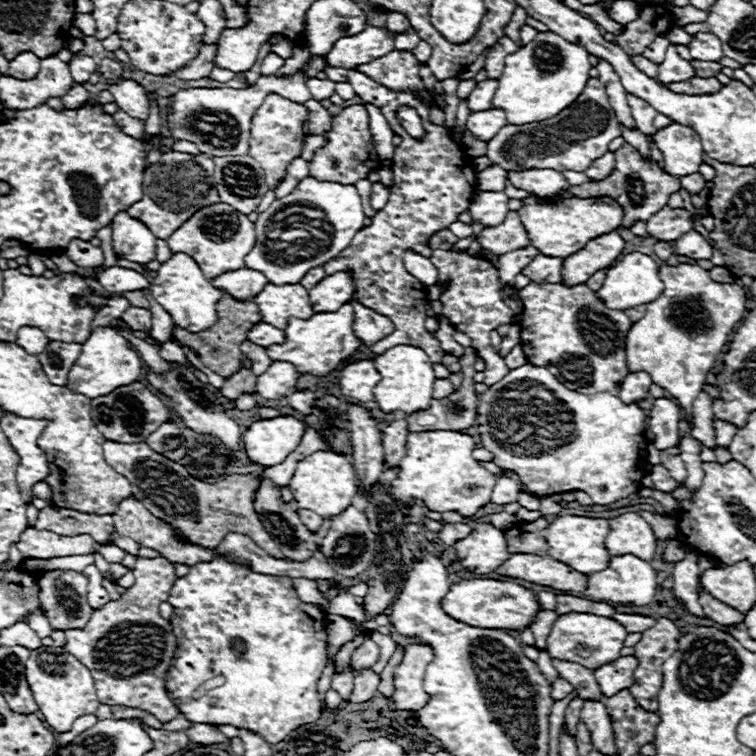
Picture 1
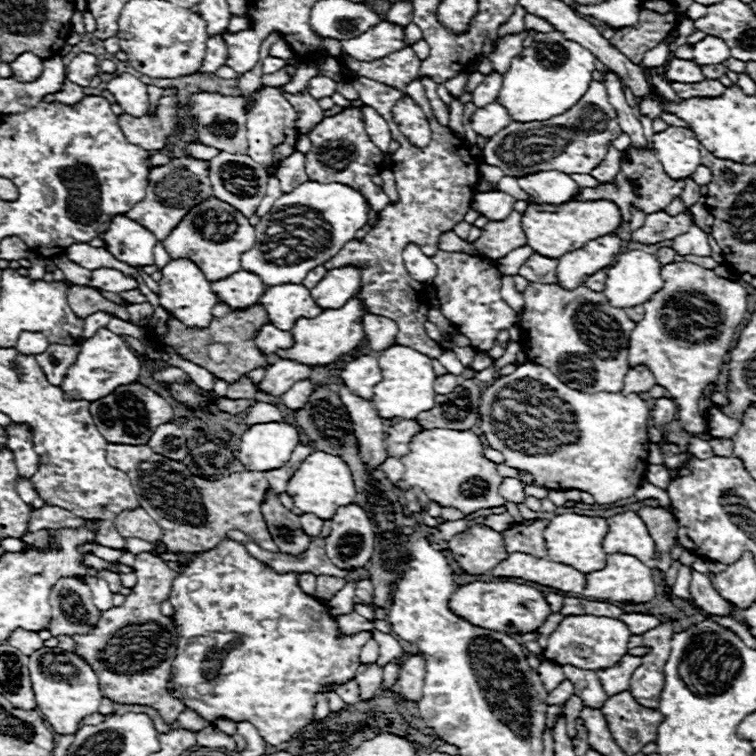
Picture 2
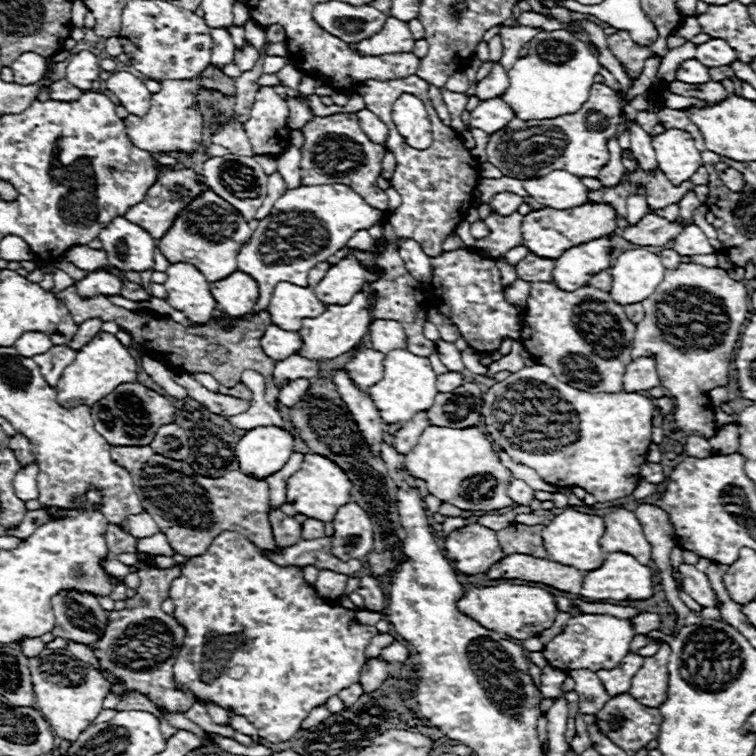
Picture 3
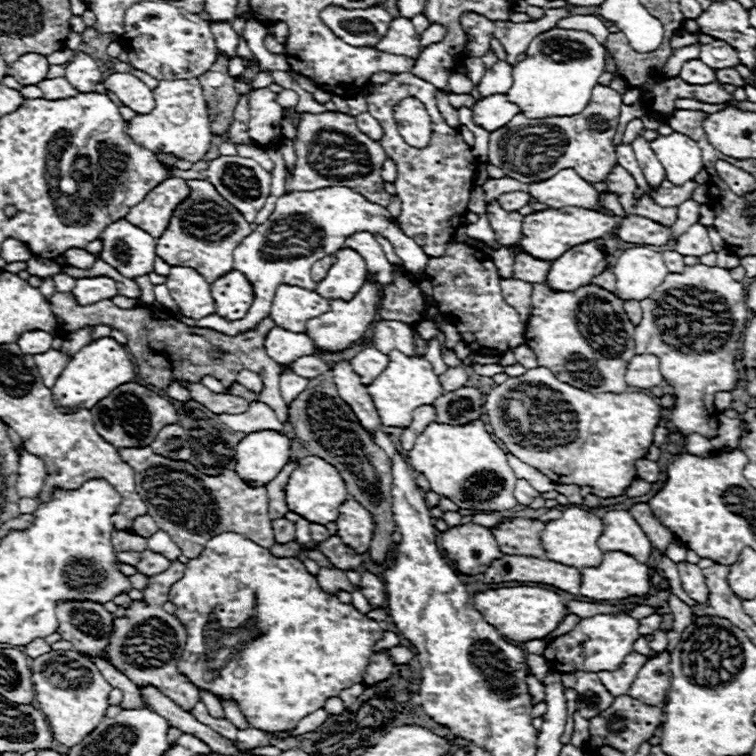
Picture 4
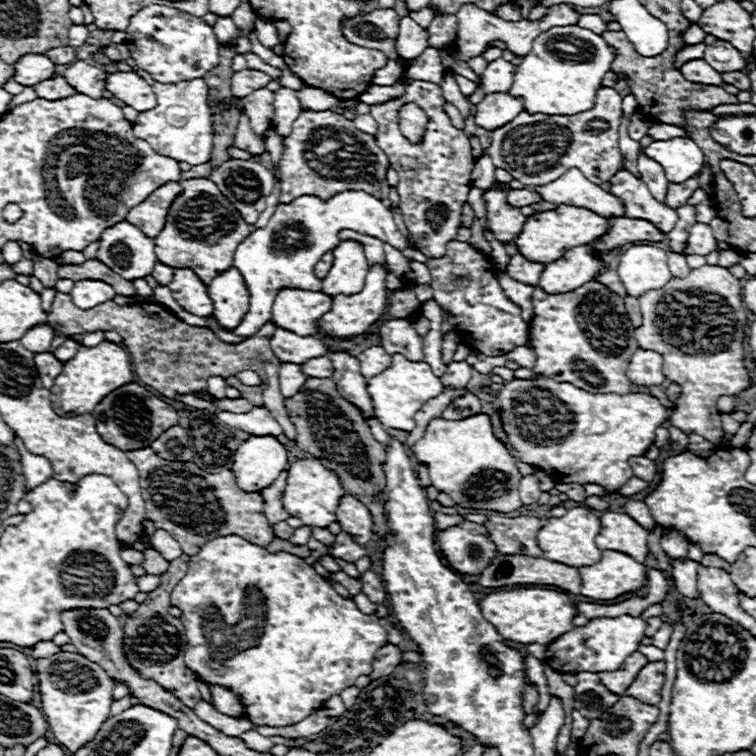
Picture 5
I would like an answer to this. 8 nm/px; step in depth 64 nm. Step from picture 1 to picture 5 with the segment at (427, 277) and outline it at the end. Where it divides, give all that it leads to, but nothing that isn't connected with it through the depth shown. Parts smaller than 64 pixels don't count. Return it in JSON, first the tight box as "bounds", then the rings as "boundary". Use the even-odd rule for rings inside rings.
{"bounds":[228,190,428,336],"boundary":[[[344,190],[328,200],[320,200],[318,196],[298,196],[288,204],[278,204],[268,224],[252,232],[244,242],[238,244],[234,252],[234,268],[244,274],[244,282],[250,292],[250,310],[246,312],[242,322],[228,332],[236,336],[256,334],[268,320],[272,320],[272,304],[278,288],[282,286],[320,290],[322,280],[314,276],[314,264],[328,250],[334,250],[342,242],[338,236],[342,230],[354,230],[380,238],[382,242],[388,242],[396,250],[400,250],[408,260],[421,263],[428,260],[418,248],[412,248],[410,242],[396,228],[392,210],[362,190]]]}

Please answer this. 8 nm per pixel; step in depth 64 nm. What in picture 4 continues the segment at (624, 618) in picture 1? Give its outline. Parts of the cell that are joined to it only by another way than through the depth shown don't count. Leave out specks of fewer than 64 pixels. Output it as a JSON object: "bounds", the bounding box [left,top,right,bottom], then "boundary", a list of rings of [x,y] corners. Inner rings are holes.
{"bounds":[638,614,662,636],"boundary":[[[652,614],[652,616],[646,616],[646,618],[638,620],[638,622],[640,622],[640,628],[638,628],[638,632],[640,632],[642,636],[646,636],[646,634],[652,634],[652,632],[656,632],[656,630],[660,628],[662,616],[660,616],[660,614]]]}

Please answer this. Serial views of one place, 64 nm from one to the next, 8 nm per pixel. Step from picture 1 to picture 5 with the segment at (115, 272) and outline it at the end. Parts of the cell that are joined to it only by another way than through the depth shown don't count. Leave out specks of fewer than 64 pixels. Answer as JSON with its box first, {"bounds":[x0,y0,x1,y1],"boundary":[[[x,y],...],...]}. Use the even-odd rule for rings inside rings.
{"bounds":[70,280,116,310],"boundary":[[[78,280],[70,292],[74,304],[82,310],[94,308],[116,296],[114,288],[102,280]]]}

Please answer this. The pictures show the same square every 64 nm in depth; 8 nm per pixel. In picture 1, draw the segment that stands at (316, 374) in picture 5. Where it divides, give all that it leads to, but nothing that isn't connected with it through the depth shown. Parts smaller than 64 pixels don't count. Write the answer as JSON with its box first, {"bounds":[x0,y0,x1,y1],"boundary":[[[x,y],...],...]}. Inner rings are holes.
{"bounds":[254,362,300,400],"boundary":[[[272,362],[270,368],[256,378],[254,390],[258,396],[262,396],[266,400],[282,398],[294,388],[298,378],[300,376],[290,362]]]}

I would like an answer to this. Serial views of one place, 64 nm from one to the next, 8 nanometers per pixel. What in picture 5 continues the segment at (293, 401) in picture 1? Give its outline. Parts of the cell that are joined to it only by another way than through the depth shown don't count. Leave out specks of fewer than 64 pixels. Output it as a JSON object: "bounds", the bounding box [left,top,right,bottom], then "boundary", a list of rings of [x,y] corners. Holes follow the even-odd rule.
{"bounds":[280,364,306,398],"boundary":[[[280,364],[280,392],[284,398],[292,398],[294,394],[298,394],[298,390],[302,390],[306,382],[306,376],[300,372],[298,364]]]}

